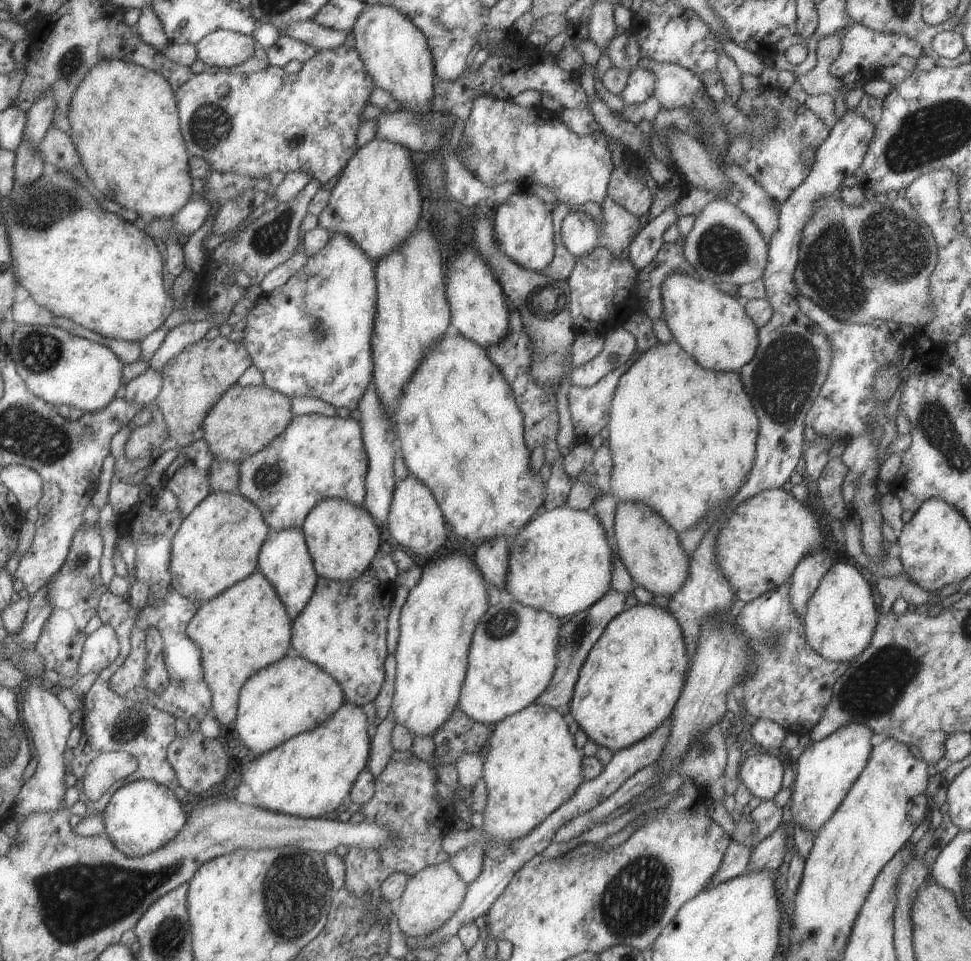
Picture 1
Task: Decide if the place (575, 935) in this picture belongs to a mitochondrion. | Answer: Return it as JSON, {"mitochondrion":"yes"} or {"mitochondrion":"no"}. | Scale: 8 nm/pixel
{"mitochondrion":"no"}

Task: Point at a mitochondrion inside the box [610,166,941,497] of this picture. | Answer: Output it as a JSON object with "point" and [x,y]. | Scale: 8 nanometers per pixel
{"point":[841,262]}

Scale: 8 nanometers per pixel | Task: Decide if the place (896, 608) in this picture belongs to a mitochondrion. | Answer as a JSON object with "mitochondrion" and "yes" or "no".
{"mitochondrion":"no"}

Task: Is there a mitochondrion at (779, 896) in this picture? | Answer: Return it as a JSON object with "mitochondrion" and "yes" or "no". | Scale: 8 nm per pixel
{"mitochondrion":"no"}

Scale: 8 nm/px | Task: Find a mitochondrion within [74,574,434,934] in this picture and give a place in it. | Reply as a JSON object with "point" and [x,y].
{"point":[132,722]}

